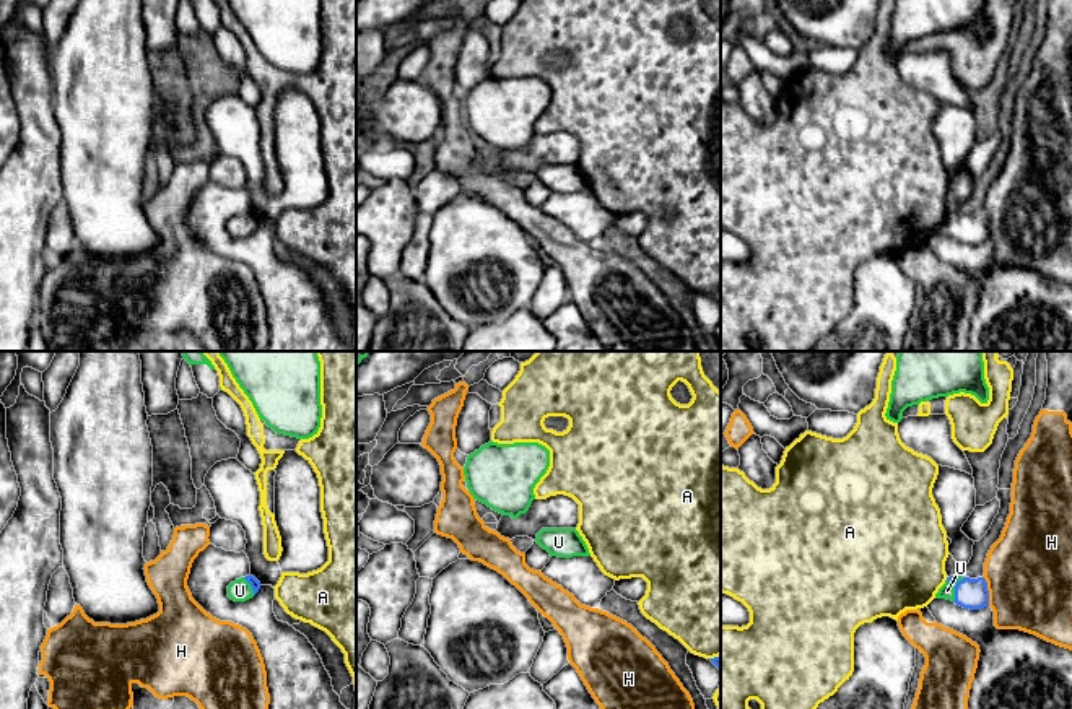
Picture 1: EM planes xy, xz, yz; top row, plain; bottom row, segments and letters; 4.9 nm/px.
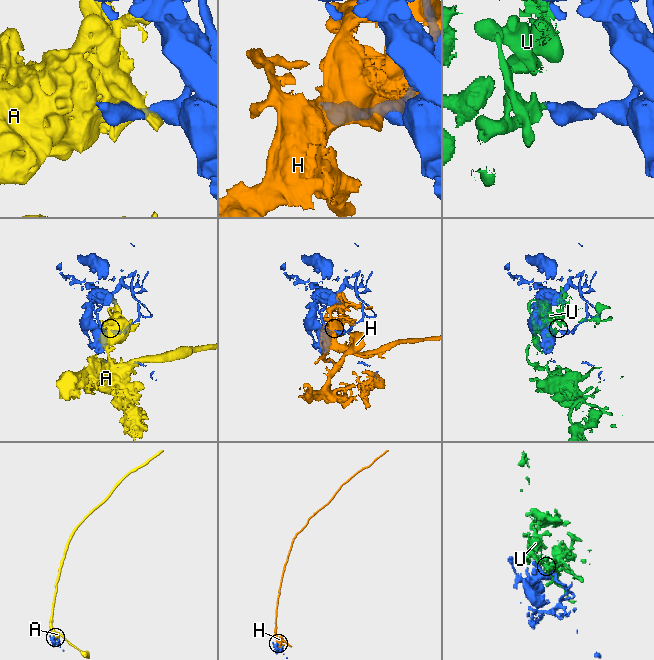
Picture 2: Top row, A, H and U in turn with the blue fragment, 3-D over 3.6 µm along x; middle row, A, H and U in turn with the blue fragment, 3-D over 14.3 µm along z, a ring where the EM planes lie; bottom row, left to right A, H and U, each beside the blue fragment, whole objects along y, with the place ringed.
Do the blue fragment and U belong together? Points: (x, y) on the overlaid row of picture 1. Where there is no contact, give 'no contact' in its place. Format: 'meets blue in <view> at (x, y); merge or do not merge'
meets blue in yz at (955, 589); do not merge

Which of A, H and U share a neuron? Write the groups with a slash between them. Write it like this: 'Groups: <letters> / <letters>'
Groups: A / H / U

